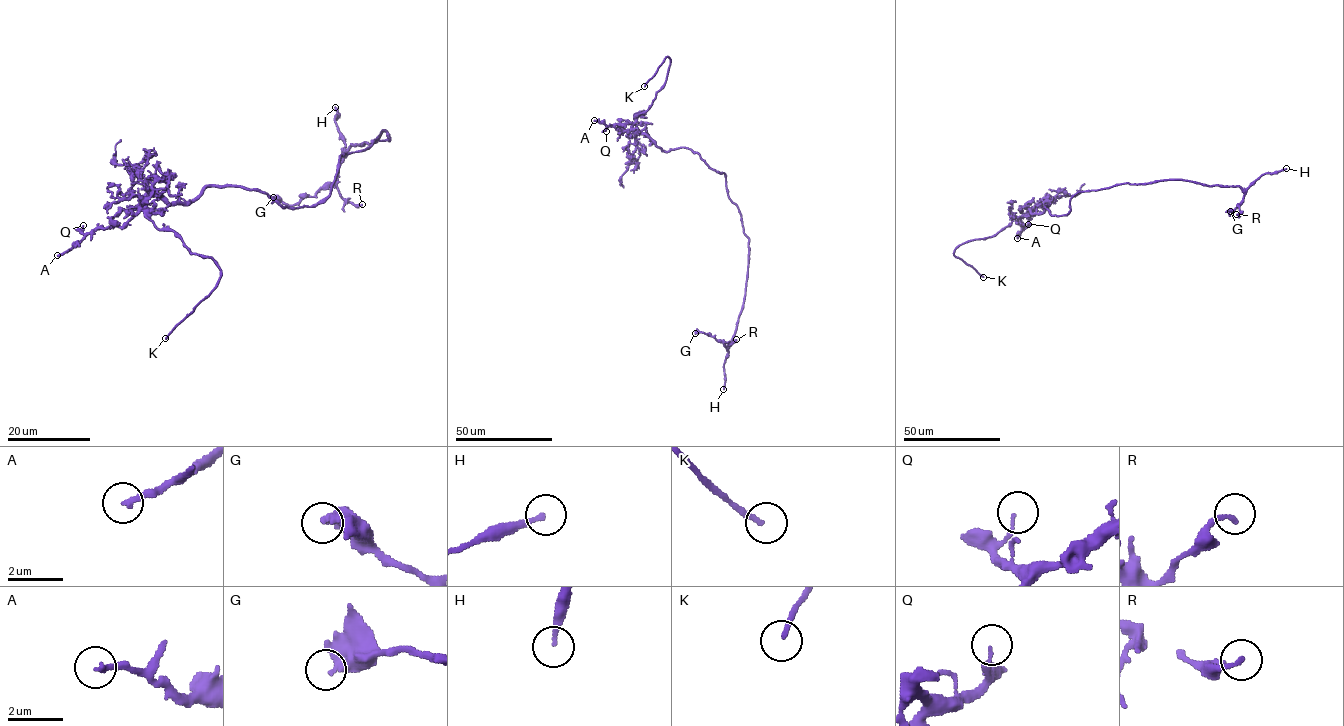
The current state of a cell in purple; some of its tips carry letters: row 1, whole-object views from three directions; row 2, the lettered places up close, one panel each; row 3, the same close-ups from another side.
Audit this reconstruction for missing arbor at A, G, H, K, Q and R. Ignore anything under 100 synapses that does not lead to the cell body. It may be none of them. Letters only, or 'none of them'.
K

